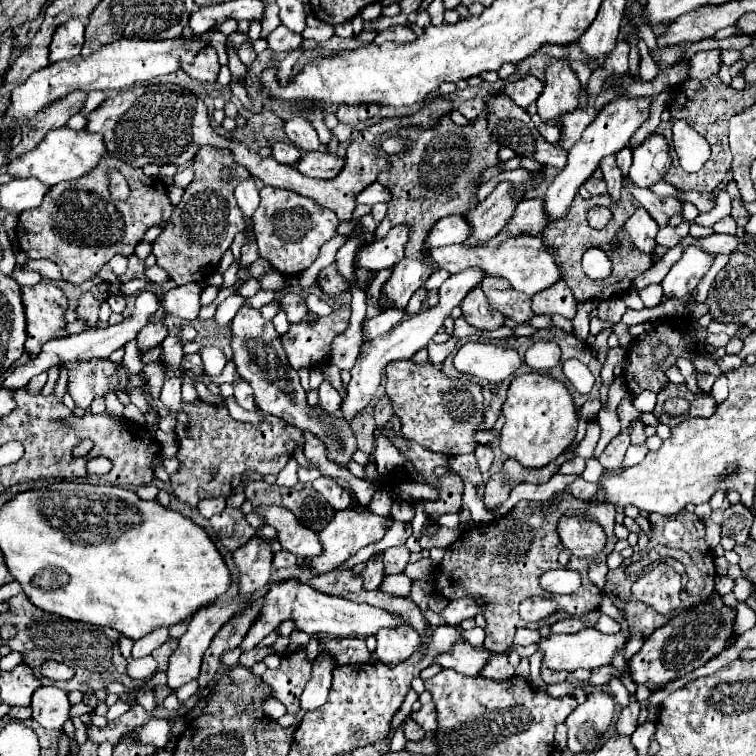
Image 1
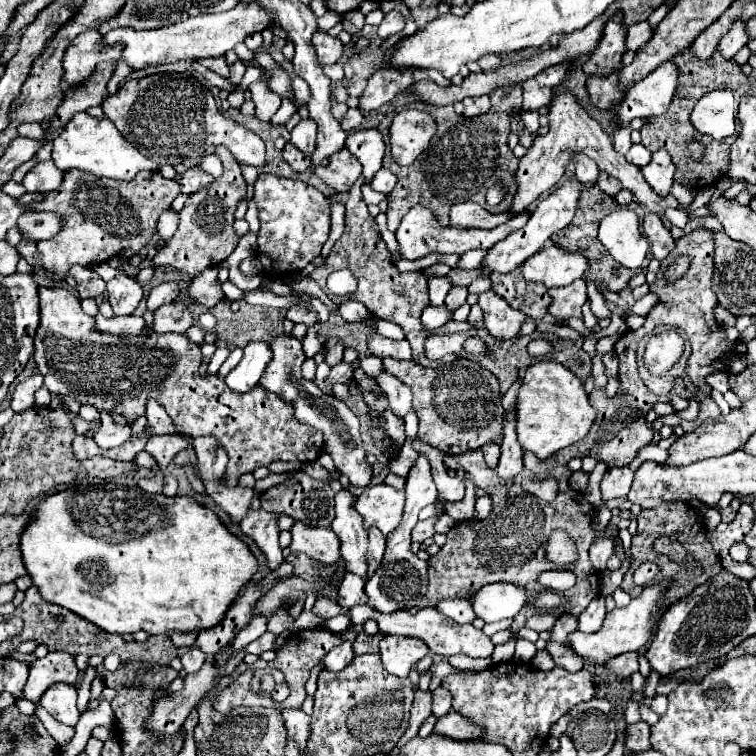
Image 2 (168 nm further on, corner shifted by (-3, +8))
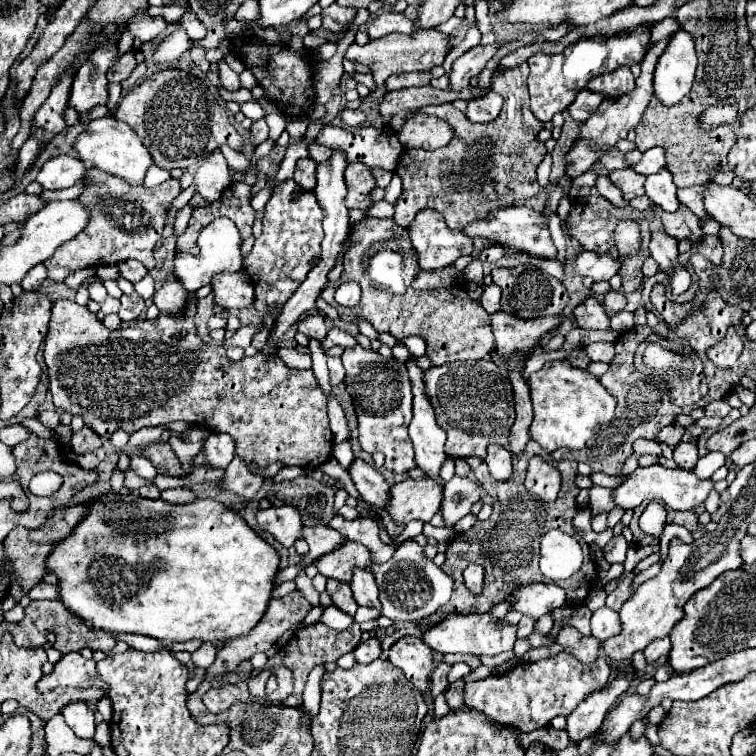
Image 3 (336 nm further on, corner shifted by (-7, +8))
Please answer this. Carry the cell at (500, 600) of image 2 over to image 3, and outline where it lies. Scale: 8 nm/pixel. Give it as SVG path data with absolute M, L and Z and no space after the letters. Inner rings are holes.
M531 583L531 585L519 587L513 593L513 597L517 599L513 611L521 611L523 615L529 615L535 619L567 603L567 595L563 587L553 583Z

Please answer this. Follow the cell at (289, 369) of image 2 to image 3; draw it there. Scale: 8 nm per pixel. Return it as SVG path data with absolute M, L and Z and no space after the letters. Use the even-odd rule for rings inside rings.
M353 461L349 475L351 475L357 491L361 493L363 501L367 501L369 505L375 505L383 511L387 509L387 497L389 497L391 487L387 485L383 475L375 467L367 465L365 461Z

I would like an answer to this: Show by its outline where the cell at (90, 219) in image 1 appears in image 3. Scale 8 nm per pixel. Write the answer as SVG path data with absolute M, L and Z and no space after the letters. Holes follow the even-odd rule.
M89 169L83 183L87 185L87 189L79 197L79 201L91 213L91 221L77 237L63 243L55 251L55 255L47 259L47 263L43 263L47 267L49 279L65 281L65 277L77 269L117 265L127 259L137 259L151 271L155 267L153 247L161 239L171 201L181 193L179 181L169 179L153 189L147 189L143 185L131 187L111 173L103 173L101 169Z

